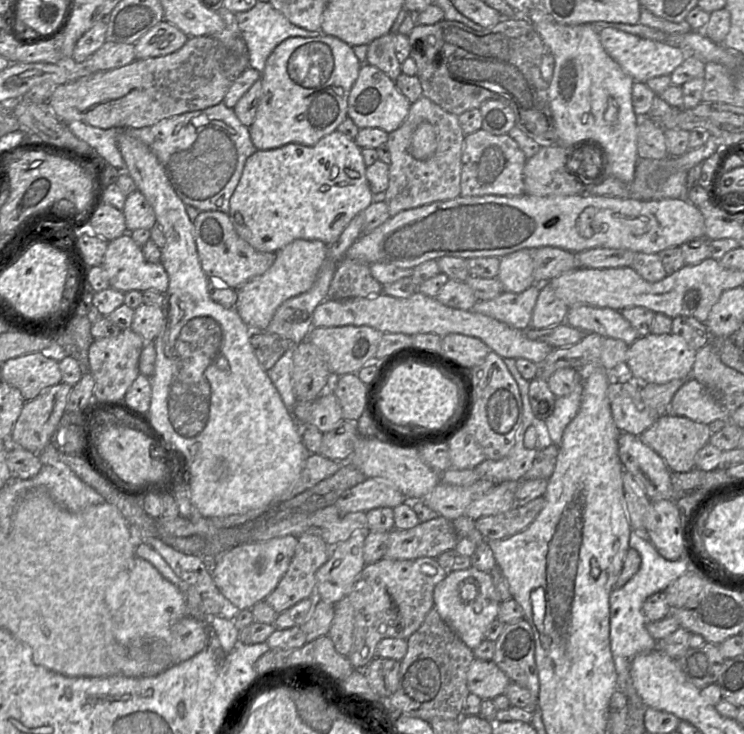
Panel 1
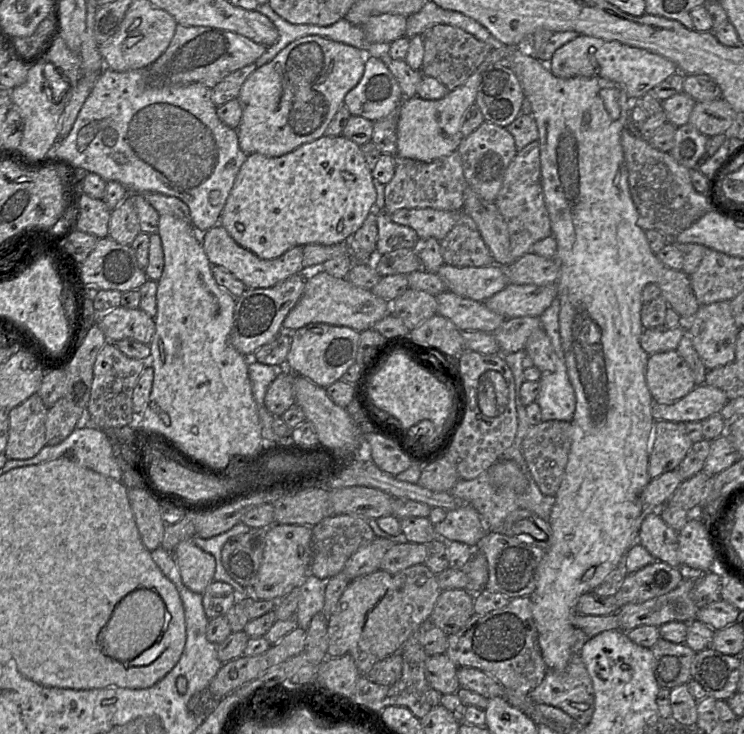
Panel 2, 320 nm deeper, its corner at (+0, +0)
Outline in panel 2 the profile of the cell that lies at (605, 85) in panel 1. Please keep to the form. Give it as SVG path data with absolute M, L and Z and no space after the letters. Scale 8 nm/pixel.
M525 47L512 49L509 68L517 76L522 86L524 96L531 104L531 114L537 123L539 131L538 141L540 145L542 187L545 205L550 218L551 232L557 242L557 252L554 258L558 261L560 269L559 278L556 282L558 289L557 298L561 306L559 312L559 330L568 377L576 396L576 408L573 419L570 422L572 425L572 440L568 454L568 462L548 519L548 524L552 532L552 544L545 550L544 556L539 564L536 588L530 596L532 615L537 628L538 642L544 663L548 670L563 671L576 652L576 637L571 624L571 618L576 613L578 599L583 594L593 592L594 588L600 585L607 576L616 569L620 560L628 550L639 543L640 524L646 513L646 508L640 501L640 494L651 480L648 473L648 465L655 420L652 416L654 400L645 379L649 355L640 345L640 337L644 331L641 322L641 309L644 304L642 302L642 291L647 284L656 284L661 290L661 295L666 299L668 307L673 308L684 322L694 317L700 304L694 295L690 277L682 270L669 268L657 258L649 246L645 231L638 224L639 213L631 197L628 183L629 174L621 145L621 131L633 103L625 89L617 82L598 76L556 77L546 64L532 56Z

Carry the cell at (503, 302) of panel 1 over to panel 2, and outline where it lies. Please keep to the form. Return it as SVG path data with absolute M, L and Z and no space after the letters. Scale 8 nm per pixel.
M445 291L436 295L437 314L452 321L460 331L493 333L506 318L491 311L483 302Z

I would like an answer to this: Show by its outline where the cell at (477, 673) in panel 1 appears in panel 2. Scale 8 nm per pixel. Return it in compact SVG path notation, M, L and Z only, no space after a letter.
M444 653L433 655L425 662L425 676L431 687L441 694L455 694L460 688L457 665Z

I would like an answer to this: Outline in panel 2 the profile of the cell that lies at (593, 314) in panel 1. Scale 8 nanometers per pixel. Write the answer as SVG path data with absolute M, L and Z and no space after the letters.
M686 324L675 328L667 328L662 325L645 329L640 337L640 345L648 355L676 350L686 333Z

